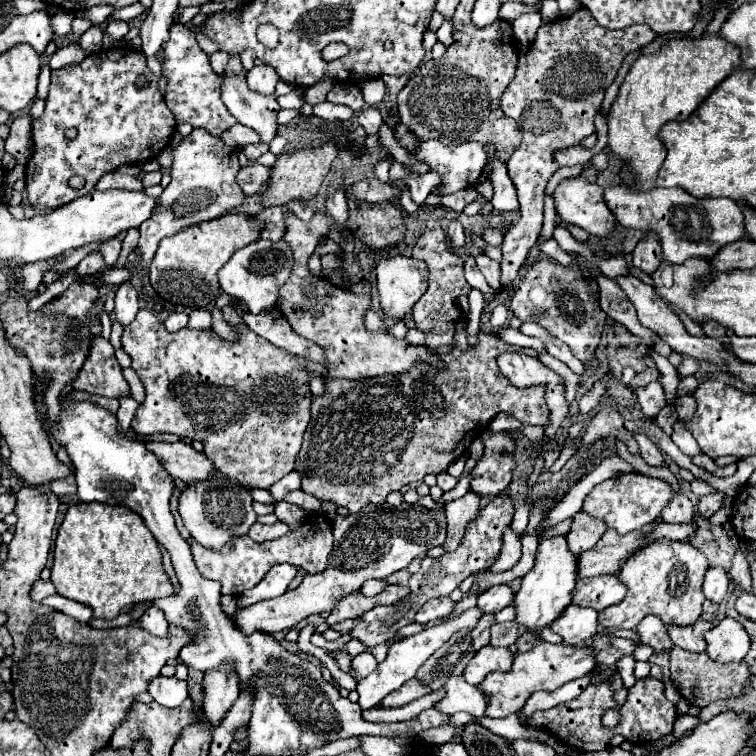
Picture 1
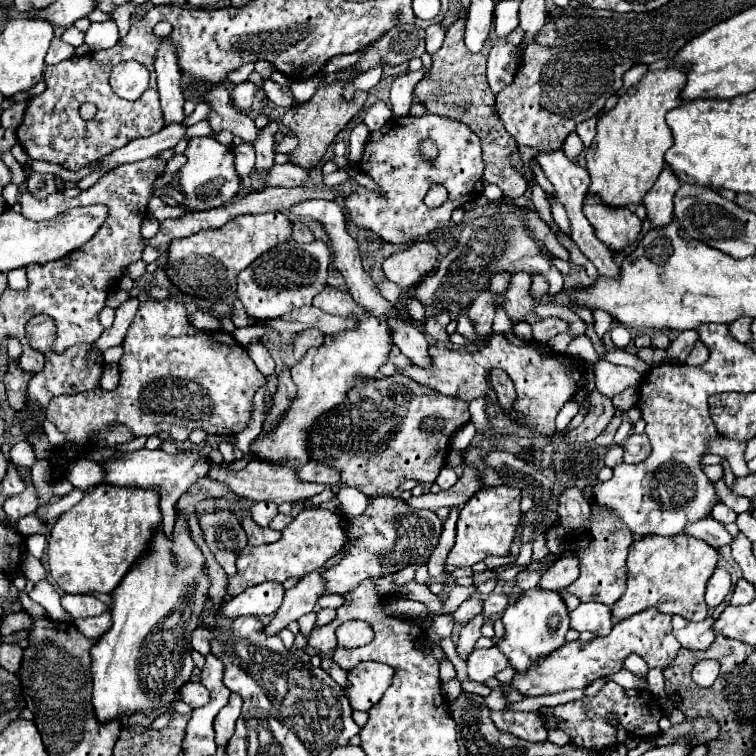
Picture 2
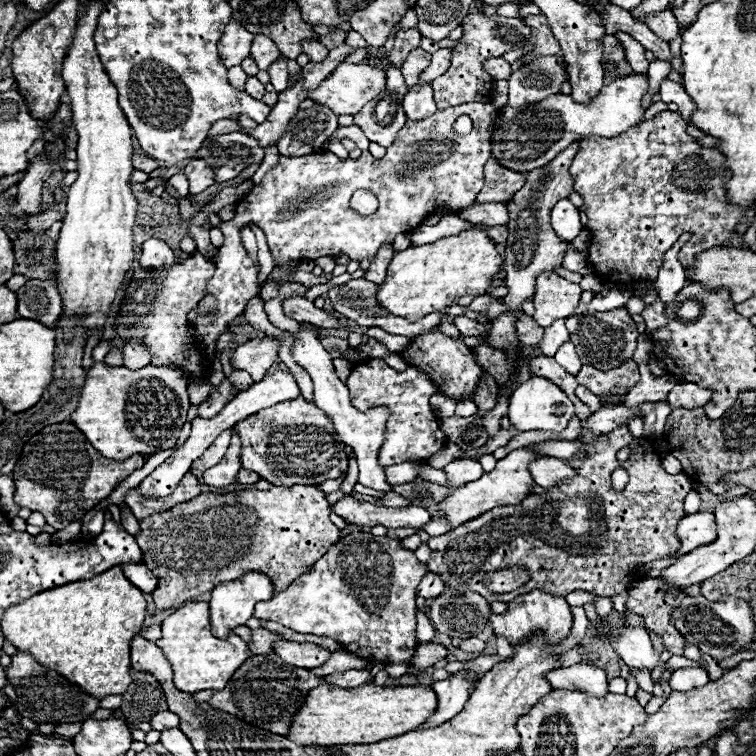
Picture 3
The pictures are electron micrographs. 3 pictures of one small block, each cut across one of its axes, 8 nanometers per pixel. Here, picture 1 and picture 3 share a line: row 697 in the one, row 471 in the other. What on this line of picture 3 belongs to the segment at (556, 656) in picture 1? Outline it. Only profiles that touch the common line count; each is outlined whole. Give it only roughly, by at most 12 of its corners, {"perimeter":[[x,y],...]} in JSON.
{"perimeter":[[512,450],[492,472],[456,488],[440,506],[458,526],[532,494],[530,462]]}

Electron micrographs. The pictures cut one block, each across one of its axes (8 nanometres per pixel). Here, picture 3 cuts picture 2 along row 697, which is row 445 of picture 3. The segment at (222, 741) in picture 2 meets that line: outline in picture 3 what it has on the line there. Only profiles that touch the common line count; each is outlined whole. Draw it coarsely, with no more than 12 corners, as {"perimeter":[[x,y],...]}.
{"perimeter":[[240,440],[232,442],[224,458],[204,472],[204,484],[226,488],[240,470]]}

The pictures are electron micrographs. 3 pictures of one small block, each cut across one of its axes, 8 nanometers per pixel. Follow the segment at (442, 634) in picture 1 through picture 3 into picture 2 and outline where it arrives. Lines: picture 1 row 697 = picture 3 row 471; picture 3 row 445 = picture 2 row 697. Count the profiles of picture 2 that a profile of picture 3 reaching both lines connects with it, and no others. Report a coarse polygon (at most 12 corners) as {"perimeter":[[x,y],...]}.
{"perimeter":[[360,662],[344,688],[354,710],[370,710],[394,670],[380,662]]}

